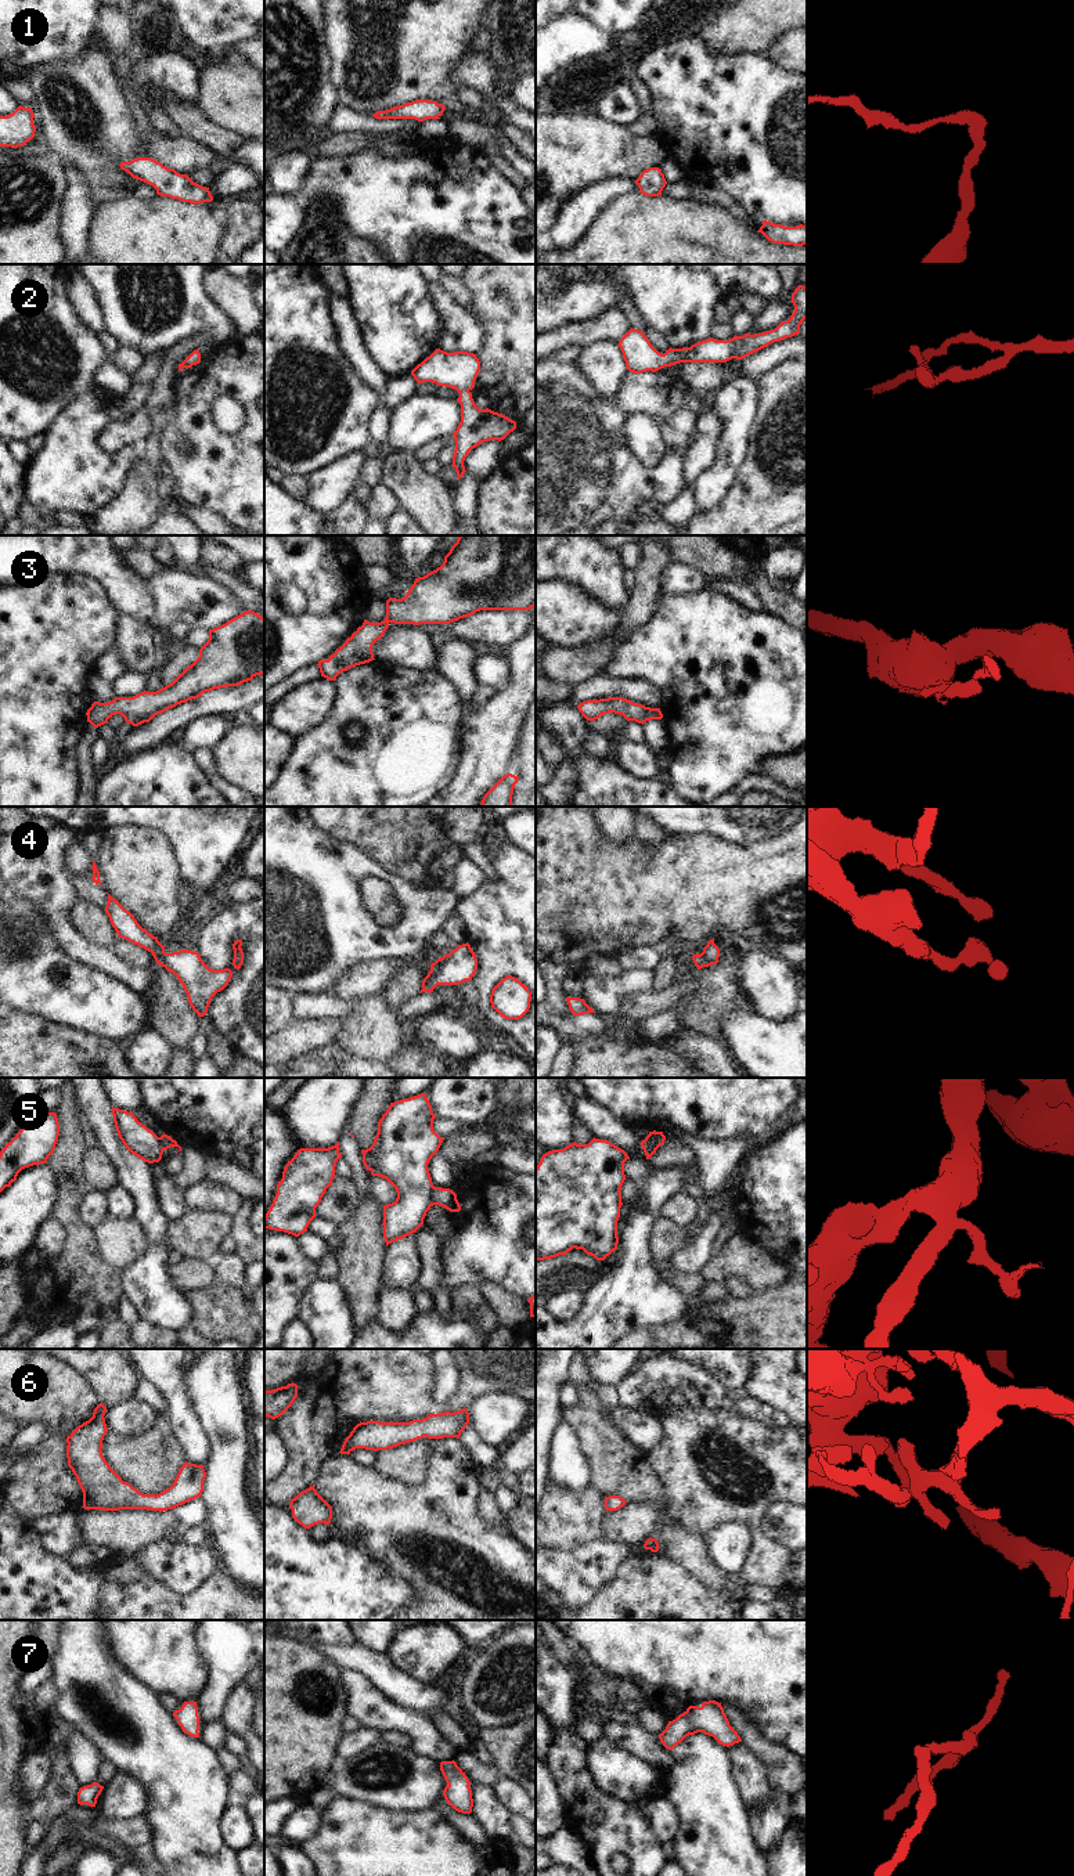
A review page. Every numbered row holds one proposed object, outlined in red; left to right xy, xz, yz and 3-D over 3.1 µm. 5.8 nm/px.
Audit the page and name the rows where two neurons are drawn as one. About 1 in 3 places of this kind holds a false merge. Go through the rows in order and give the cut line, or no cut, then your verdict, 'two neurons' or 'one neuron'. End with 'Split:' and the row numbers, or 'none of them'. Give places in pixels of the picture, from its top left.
1: no cut | one neuron
2: no cut | one neuron
3: no cut | one neuron
4: no cut | one neuron
5: xz (433, 1186), (431, 1204) | two neurons
6: no cut | one neuron
7: no cut | one neuron
Split: 5

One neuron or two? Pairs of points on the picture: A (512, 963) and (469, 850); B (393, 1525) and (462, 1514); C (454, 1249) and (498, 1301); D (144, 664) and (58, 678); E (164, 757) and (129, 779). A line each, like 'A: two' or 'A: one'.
A: two
B: one
C: two
D: two
E: one

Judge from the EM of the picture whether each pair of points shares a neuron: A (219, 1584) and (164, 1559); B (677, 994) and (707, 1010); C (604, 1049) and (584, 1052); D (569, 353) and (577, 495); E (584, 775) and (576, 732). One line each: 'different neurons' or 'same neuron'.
A: different neurons
B: same neuron
C: same neuron
D: different neurons
E: same neuron

